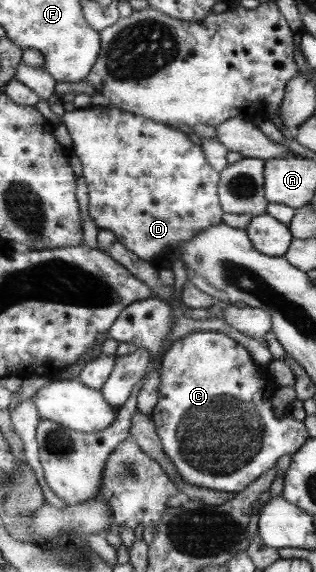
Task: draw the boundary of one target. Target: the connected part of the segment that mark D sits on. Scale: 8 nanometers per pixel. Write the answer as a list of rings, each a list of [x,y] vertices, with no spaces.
[[[114,105],[88,106],[65,111],[61,118],[73,142],[73,152],[80,158],[83,176],[89,190],[89,212],[99,229],[111,230],[117,241],[140,260],[152,263],[157,258],[170,256],[173,248],[181,248],[197,234],[211,226],[222,224],[218,182],[220,174],[182,131],[176,132],[164,124],[132,112],[124,112]]]

